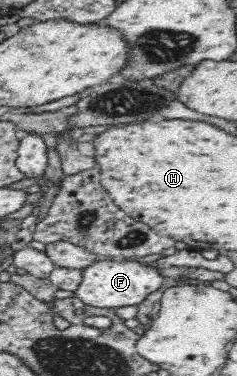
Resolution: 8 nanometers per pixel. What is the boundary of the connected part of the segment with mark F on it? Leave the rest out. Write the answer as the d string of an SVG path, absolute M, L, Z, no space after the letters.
M121 259L113 262L102 260L83 269L82 281L73 295L84 306L116 310L140 305L148 295L156 293L162 287L162 281L164 278L156 272L156 268L148 268L141 263Z

